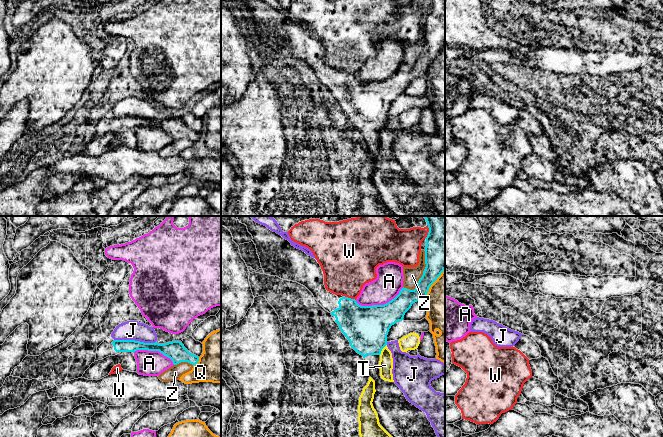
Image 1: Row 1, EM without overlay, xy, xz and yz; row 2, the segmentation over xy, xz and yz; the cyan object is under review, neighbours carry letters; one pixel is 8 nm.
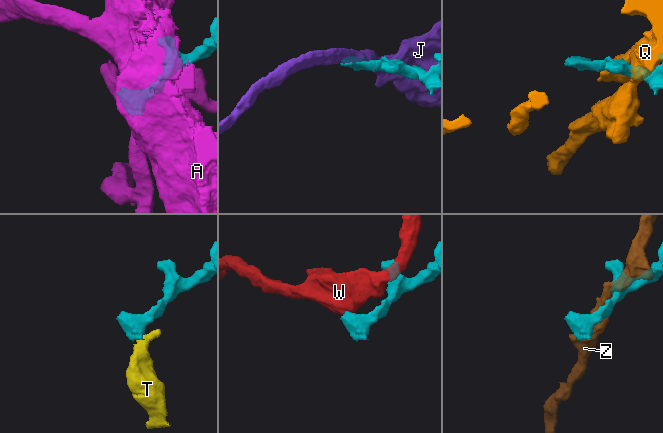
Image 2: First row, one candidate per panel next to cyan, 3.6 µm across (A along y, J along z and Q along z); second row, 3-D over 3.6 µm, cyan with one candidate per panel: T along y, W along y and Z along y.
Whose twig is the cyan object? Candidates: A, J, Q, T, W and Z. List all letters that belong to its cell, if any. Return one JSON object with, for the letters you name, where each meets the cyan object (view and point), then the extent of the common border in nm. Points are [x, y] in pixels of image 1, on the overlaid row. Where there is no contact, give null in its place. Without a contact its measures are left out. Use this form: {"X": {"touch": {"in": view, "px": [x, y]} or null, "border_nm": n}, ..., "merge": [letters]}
{"merge": []}

